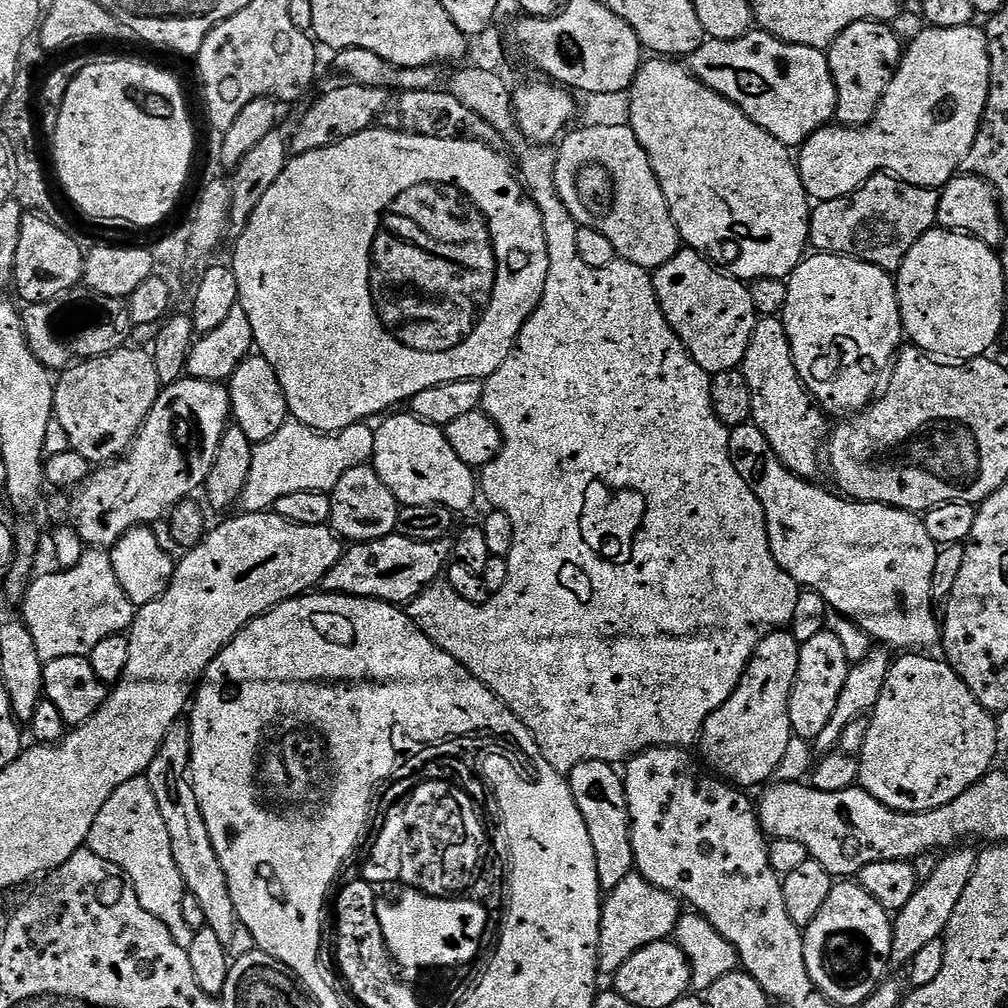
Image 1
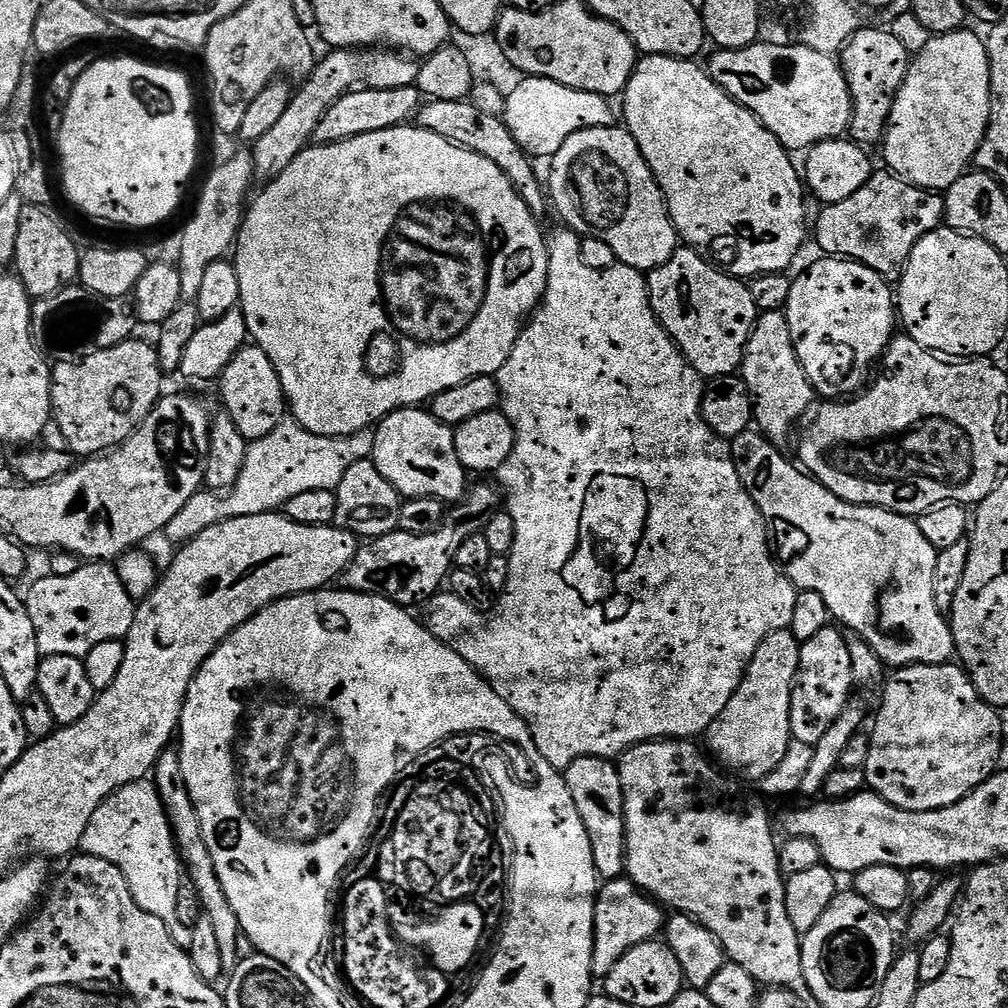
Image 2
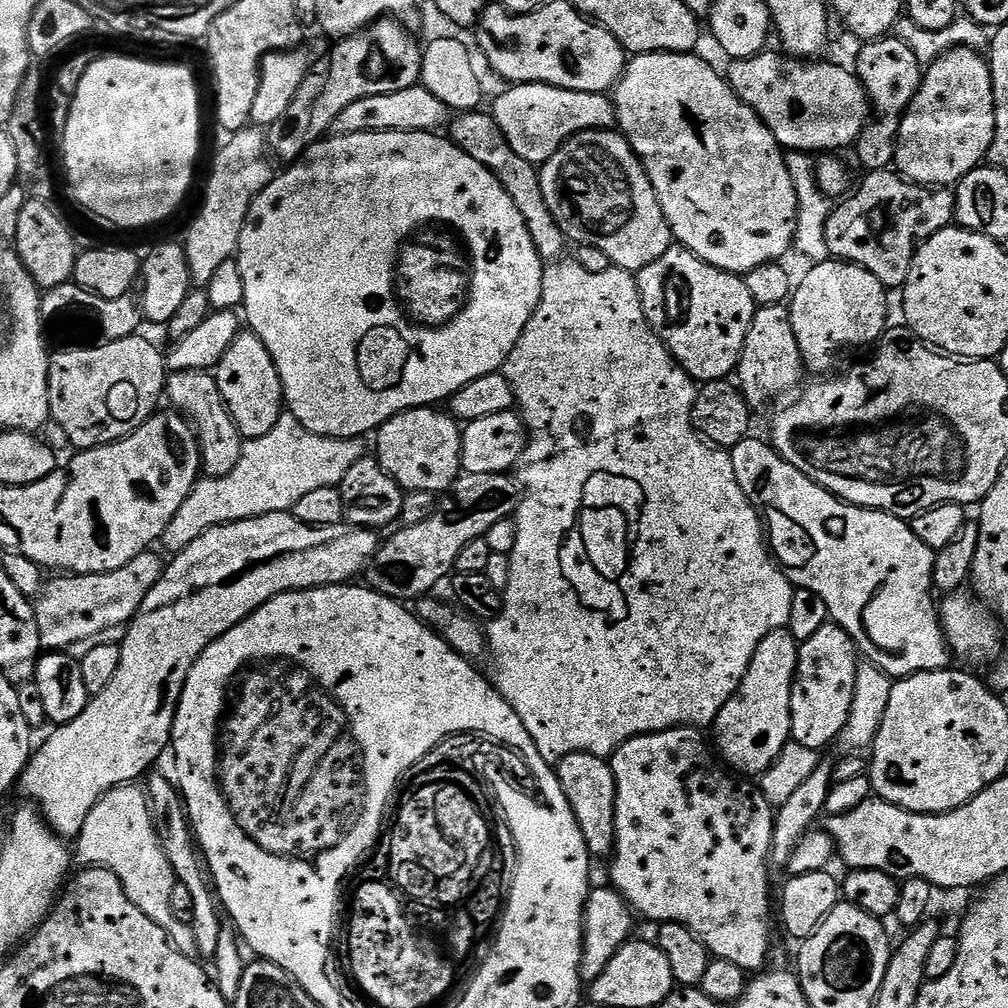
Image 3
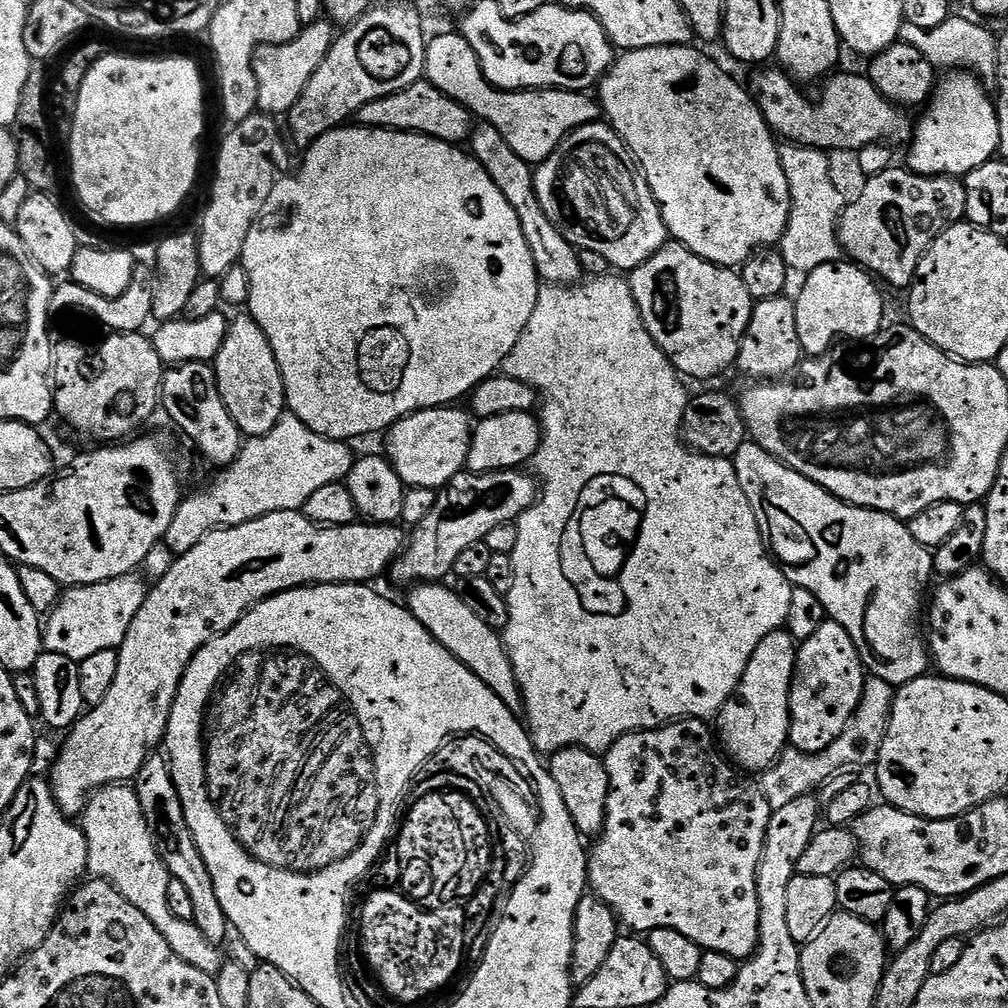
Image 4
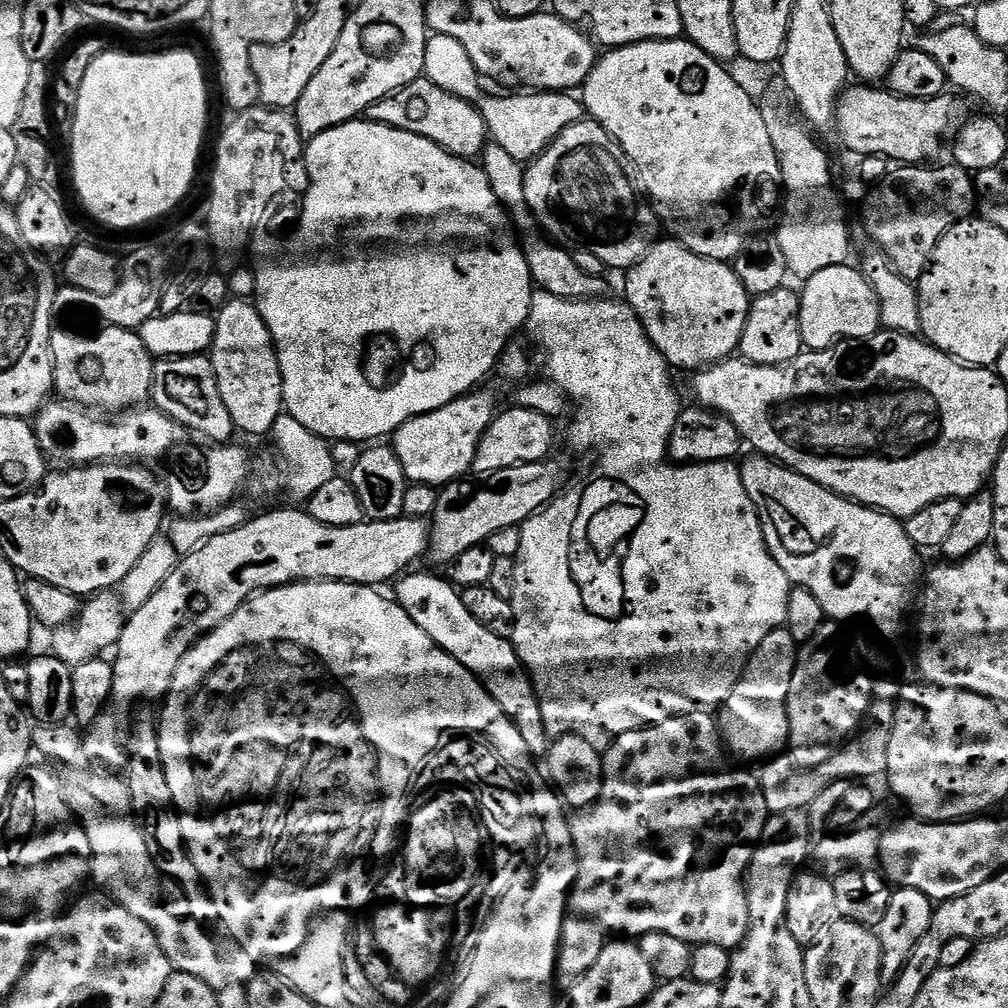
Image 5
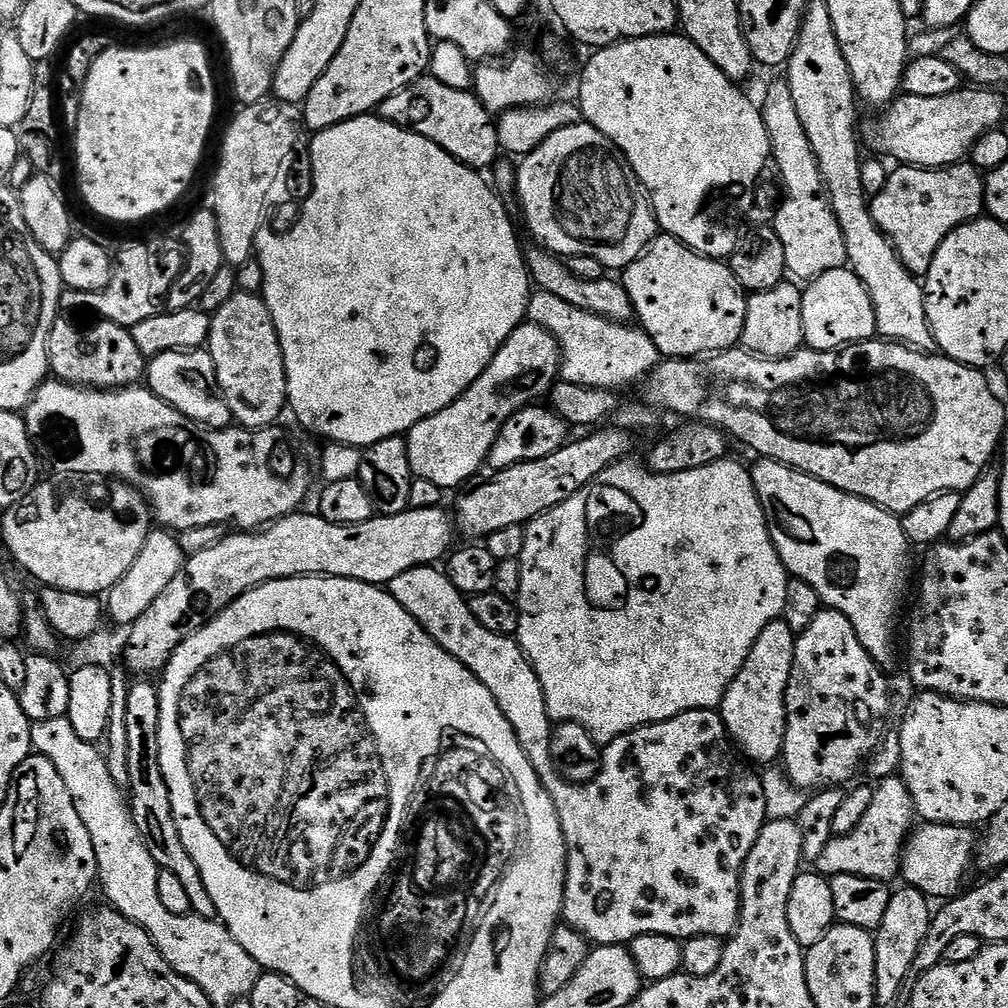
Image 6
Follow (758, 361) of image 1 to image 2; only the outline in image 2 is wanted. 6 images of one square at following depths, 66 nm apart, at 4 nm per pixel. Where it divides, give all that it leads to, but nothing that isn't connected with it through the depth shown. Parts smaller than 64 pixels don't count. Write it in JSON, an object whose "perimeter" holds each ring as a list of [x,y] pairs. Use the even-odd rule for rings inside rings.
{"perimeter":[[[783,311],[757,315],[748,345],[744,348],[744,362],[739,375],[752,398],[755,427],[773,444],[784,446],[792,432],[792,424],[799,425],[805,419],[804,411],[813,407],[812,399],[817,399],[818,393],[806,378],[802,362],[798,362],[796,343],[794,338],[790,338],[790,322]]]}

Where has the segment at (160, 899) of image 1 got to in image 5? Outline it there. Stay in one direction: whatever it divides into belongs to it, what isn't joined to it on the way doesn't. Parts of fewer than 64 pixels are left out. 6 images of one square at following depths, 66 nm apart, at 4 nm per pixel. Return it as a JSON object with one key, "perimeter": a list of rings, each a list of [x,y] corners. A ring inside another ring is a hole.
{"perimeter":[[[108,770],[96,771],[100,772],[80,772],[66,784],[68,805],[80,827],[84,829],[86,838],[89,839],[90,850],[92,851],[91,879],[96,879],[101,884],[97,885],[113,900],[117,900],[119,904],[126,906],[126,910],[130,910],[130,914],[134,914],[134,918],[142,918],[142,922],[146,922],[146,926],[150,926],[154,930],[166,958],[170,958],[170,962],[176,967],[177,972],[194,974],[194,978],[206,982],[206,986],[217,990],[231,984],[247,985],[248,981],[253,980],[257,974],[257,960],[250,958],[250,954],[246,950],[242,950],[240,945],[231,939],[215,940],[208,933],[211,931],[205,925],[199,924],[197,920],[191,918],[187,920],[173,918],[166,911],[166,906],[162,906],[156,863],[150,858],[150,850],[146,850],[146,838],[142,834],[140,825],[136,823],[132,811],[128,781],[121,777],[119,780],[116,777],[119,775]]]}

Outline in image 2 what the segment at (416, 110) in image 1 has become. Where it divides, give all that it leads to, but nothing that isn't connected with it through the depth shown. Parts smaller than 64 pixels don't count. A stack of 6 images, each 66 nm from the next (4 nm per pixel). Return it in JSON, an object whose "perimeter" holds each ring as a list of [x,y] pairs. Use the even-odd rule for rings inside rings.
{"perimeter":[[[429,99],[421,103],[420,111],[414,117],[415,123],[419,127],[430,130],[442,138],[446,138],[450,143],[462,146],[474,154],[482,154],[482,158],[490,158],[506,174],[506,178],[516,187],[522,202],[537,218],[543,217],[544,204],[546,208],[546,188],[538,177],[532,173],[533,161],[529,155],[520,148],[518,142],[514,140],[514,135],[507,128],[503,119],[494,114],[486,114],[486,110],[478,110],[467,99],[444,101]]]}

